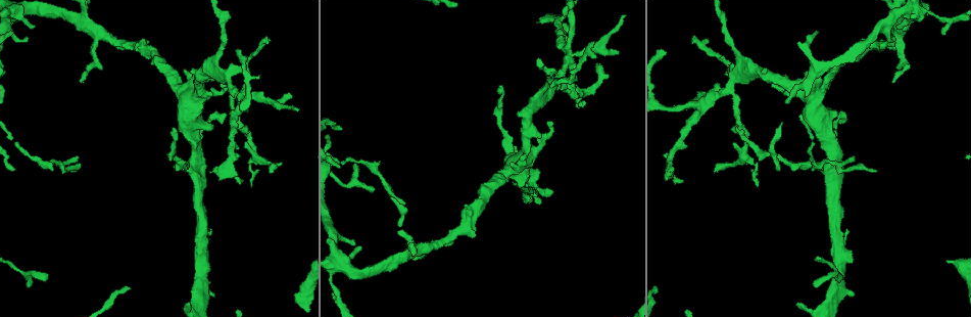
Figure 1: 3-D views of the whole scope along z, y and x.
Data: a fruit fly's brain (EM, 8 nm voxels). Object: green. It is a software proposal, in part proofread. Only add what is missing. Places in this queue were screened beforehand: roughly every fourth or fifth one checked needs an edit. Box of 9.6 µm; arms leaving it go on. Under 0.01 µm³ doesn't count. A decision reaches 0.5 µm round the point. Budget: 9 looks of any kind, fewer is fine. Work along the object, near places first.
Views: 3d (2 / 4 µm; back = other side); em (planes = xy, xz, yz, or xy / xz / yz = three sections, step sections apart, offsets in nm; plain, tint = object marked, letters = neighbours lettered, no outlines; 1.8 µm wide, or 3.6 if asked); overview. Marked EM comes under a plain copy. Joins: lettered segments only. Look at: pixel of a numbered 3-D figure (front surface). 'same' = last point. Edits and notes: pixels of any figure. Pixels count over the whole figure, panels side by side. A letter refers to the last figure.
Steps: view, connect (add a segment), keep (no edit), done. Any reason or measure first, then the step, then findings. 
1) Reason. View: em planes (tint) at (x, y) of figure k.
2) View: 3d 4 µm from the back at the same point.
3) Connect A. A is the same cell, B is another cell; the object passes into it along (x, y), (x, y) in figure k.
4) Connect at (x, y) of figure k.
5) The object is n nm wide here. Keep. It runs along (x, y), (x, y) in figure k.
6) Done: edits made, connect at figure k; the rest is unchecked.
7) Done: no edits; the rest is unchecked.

Branch point. View: 3d 4 µm at (527, 134) of figure 1.

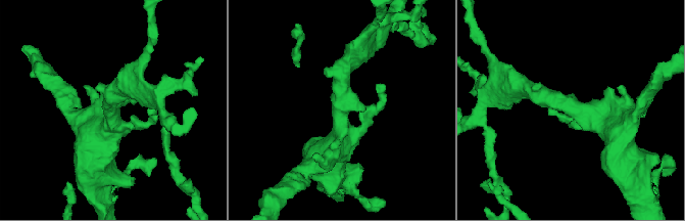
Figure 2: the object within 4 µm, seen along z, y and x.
Now the EM. View: em planes (letters) at (341, 105) of figure 2.

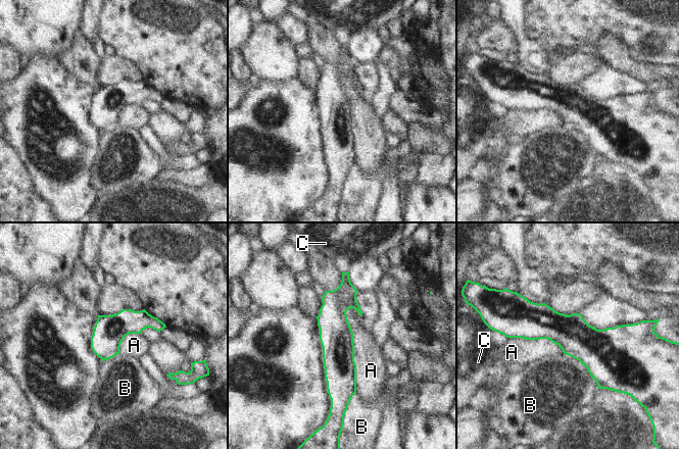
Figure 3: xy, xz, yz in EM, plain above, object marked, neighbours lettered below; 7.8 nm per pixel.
The longest contact is with A, 650 nm. Keep. A, B and C are other cells; a border runs along (349, 307), (356, 390) in figure 3; none of them fits.

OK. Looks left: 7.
Branch stops here. View: em planes (letters) at (715, 171) of figure 1.

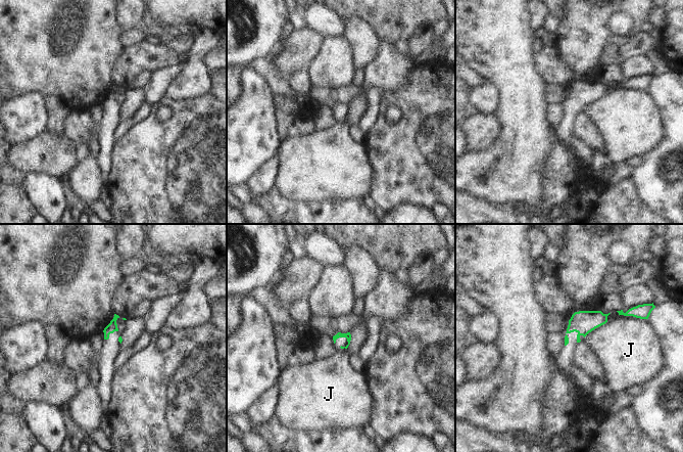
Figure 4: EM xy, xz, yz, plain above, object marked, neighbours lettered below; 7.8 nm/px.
The longest contact is with J, 220 nm. Keep. J is another cell; a border runs along (606, 321), (592, 329), (584, 337) in figure 4; no lettered segment goes on from it.

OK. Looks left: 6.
Sharp bend. View: em 3.6 µm planes (tint) at (27, 274) of figure 1.

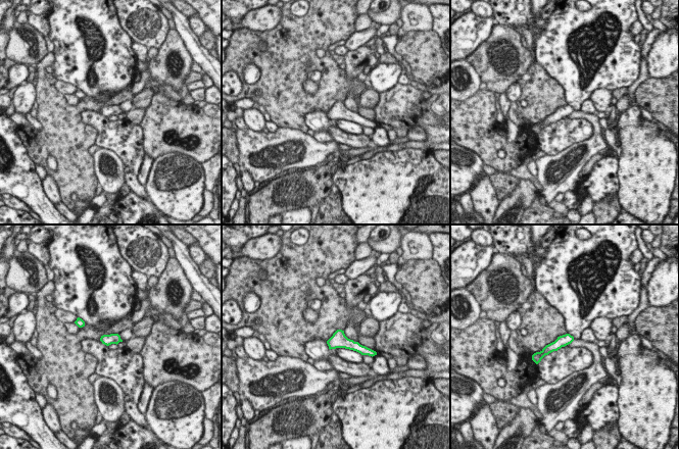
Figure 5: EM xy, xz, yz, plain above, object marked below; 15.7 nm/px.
View: em 3.6 µm planes (letters) at the same point.

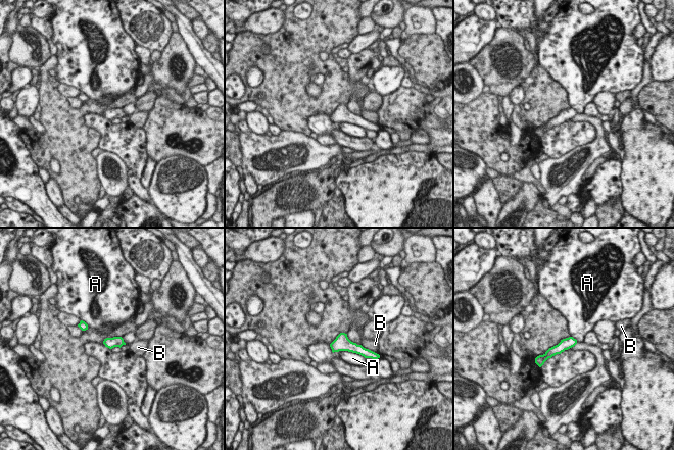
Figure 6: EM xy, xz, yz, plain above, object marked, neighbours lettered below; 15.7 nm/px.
Keep. A and B are other cells; none of them fits.

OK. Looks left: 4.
Free end. View: 3d 2 µm at (898, 26) of figure 1.

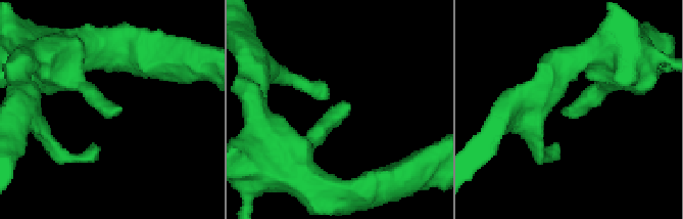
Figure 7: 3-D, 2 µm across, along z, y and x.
Now the EM. View: em yz step 4 (tint) at (565, 108) of figure 7.

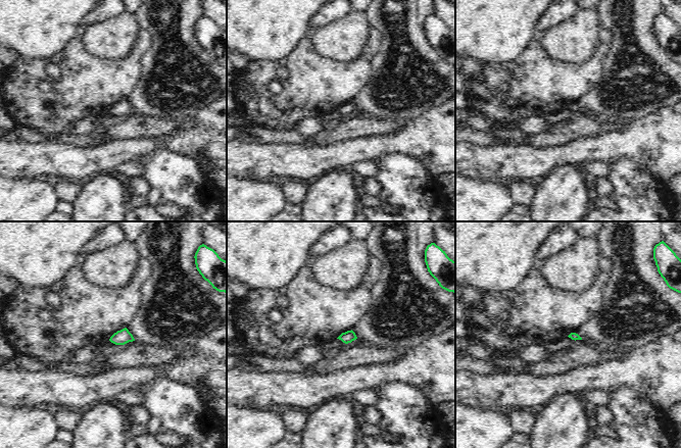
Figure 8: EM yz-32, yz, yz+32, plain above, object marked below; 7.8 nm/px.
See the neighbours. View: em yz step 4 (letters) at the same point.

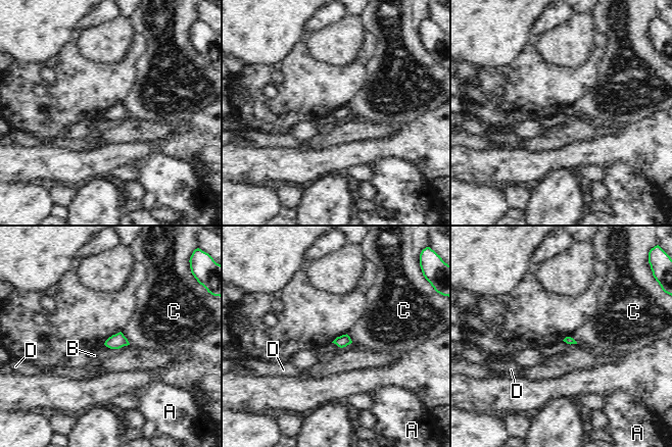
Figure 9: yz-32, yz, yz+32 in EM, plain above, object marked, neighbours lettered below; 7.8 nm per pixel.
Keep. A, B, C and D are other cells; no lettered segment goes on from it.

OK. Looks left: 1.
Done: no edits; the rest is unchecked.

